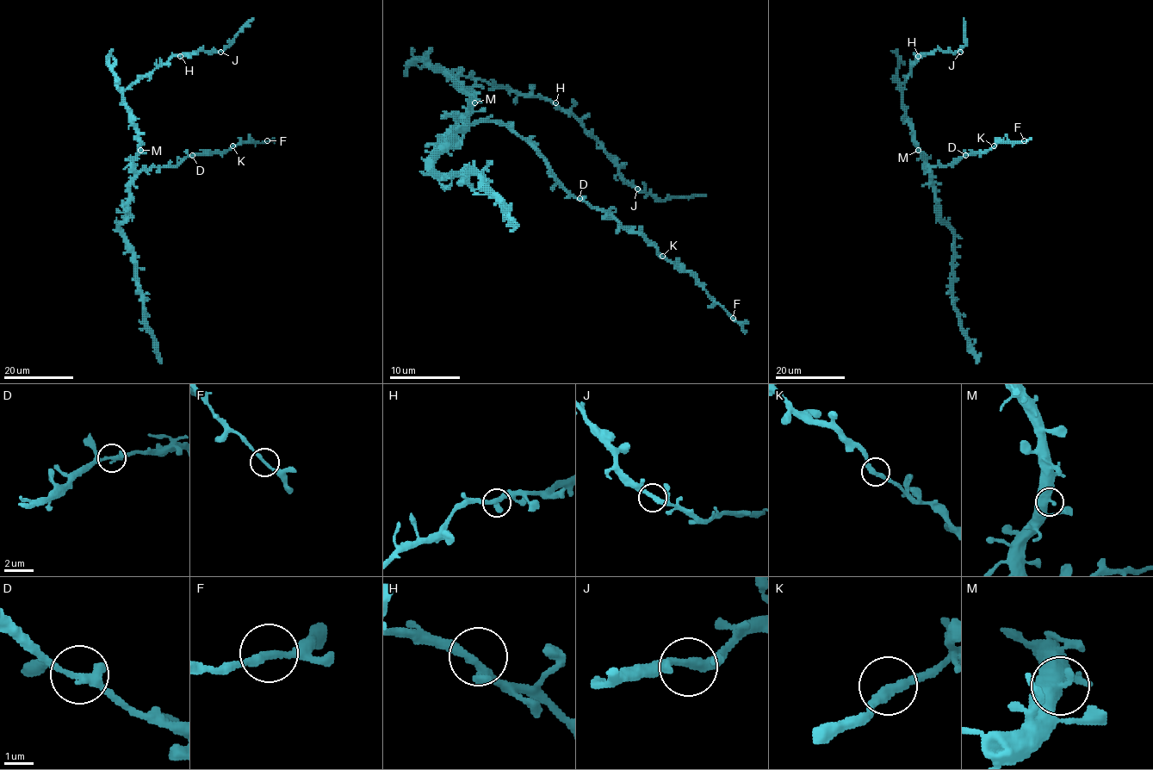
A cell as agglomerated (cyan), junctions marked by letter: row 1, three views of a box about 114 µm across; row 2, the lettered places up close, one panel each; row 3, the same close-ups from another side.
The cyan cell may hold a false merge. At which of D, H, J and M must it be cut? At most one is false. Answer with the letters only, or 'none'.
none

